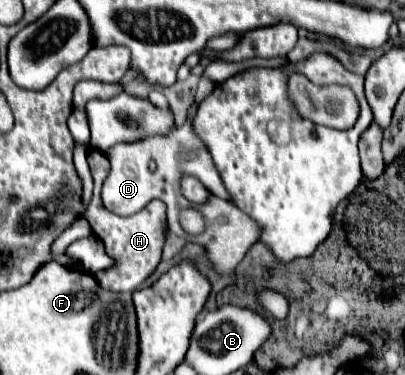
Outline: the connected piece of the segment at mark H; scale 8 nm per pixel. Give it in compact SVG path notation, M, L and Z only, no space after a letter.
M90 150L87 156L89 167L91 167L91 175L95 181L95 189L93 189L93 199L87 207L87 219L91 223L93 233L101 239L105 245L105 253L115 259L117 266L112 266L100 273L100 277L95 277L105 290L123 293L134 292L141 287L141 283L155 271L155 267L161 261L161 249L163 249L163 223L165 223L165 203L155 199L149 201L147 207L143 207L139 213L129 215L129 217L121 217L111 213L109 209L103 209L103 201L101 201L101 185L107 179L107 169L111 169L107 161L107 157L99 151Z

